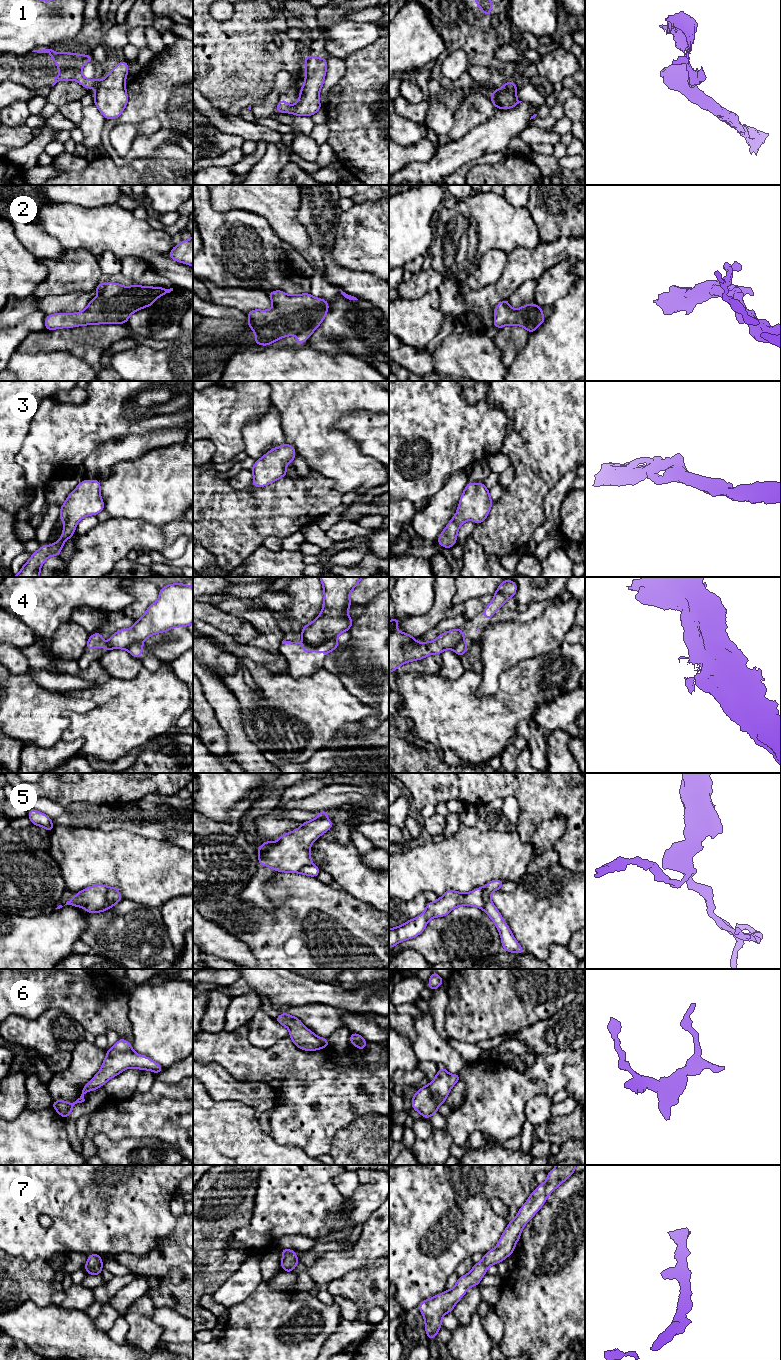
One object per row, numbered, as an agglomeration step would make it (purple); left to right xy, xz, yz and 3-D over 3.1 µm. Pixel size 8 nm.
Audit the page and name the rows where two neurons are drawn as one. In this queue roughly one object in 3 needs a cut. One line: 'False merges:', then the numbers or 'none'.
False merges: 1, 4, 5

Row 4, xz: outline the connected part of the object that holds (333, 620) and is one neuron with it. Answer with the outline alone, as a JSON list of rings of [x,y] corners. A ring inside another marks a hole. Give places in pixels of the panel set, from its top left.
[[[319,577],[323,586],[322,611],[300,633],[309,646],[317,647],[349,631],[353,619],[347,614],[352,601],[349,594],[364,577]]]

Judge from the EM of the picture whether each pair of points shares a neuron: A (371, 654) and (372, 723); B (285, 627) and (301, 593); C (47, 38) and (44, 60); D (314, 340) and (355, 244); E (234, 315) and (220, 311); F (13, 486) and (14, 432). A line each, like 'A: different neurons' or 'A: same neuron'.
A: same neuron
B: same neuron
C: different neurons
D: different neurons
E: same neuron
F: same neuron

